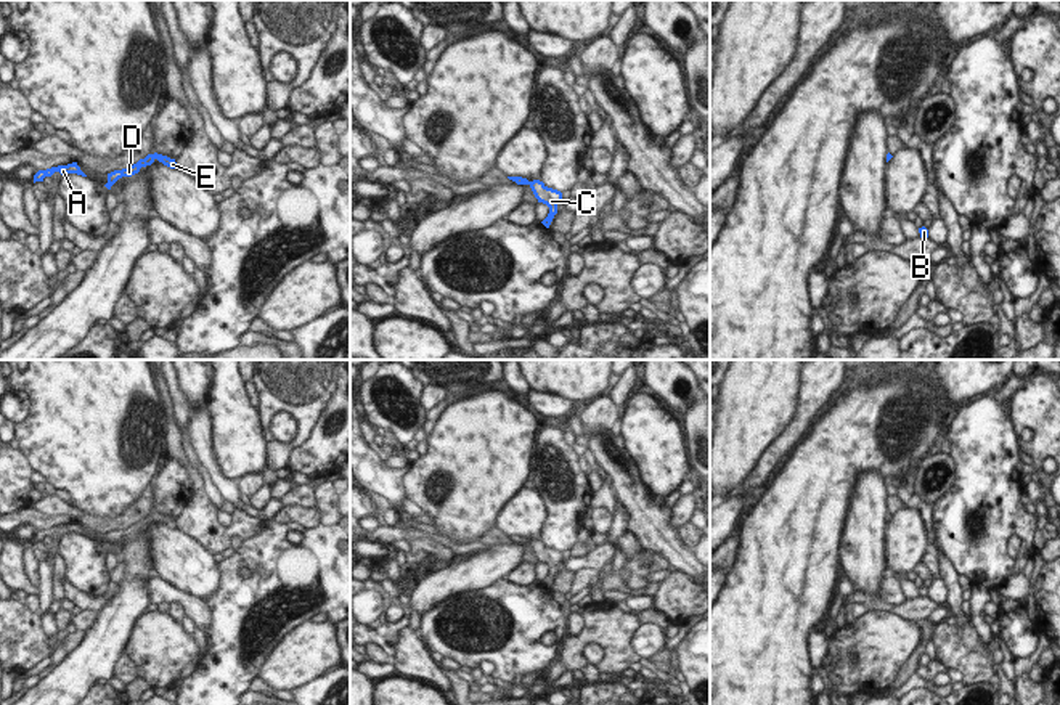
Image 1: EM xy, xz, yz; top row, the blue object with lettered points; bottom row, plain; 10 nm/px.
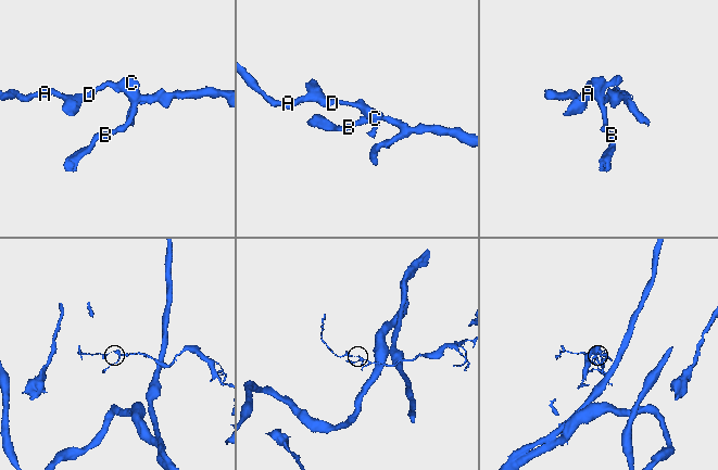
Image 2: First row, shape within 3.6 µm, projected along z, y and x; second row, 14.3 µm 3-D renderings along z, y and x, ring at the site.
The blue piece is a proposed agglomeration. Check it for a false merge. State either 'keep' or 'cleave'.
keep

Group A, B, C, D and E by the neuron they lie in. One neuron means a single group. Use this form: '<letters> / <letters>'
A B C D E

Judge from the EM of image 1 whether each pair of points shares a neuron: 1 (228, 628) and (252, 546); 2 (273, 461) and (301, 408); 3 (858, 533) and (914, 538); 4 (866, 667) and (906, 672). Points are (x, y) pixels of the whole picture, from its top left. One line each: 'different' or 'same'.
1: same
2: same
3: different
4: different

